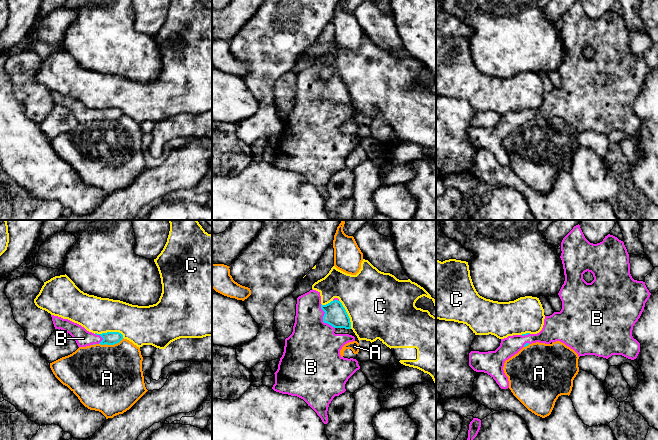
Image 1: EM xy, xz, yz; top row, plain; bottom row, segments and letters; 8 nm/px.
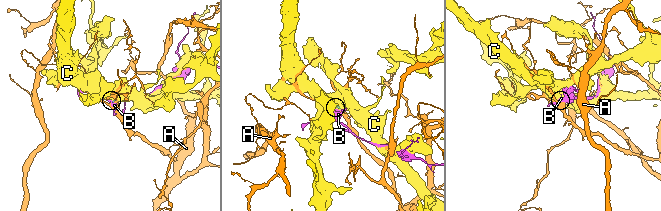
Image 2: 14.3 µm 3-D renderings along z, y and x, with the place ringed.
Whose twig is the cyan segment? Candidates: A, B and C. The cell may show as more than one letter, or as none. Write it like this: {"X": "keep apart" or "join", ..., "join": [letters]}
{"A": "keep apart", "B": "join", "C": "keep apart", "join": ["B"]}

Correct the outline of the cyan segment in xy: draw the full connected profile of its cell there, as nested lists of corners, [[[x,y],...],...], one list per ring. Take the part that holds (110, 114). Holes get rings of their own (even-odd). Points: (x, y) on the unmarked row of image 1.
[[[51,91],[55,105],[61,105],[69,109],[76,117],[78,123],[86,123],[93,120],[114,121],[123,115],[123,111],[119,108],[107,108],[102,110],[87,107],[81,101],[74,99],[68,95]]]

